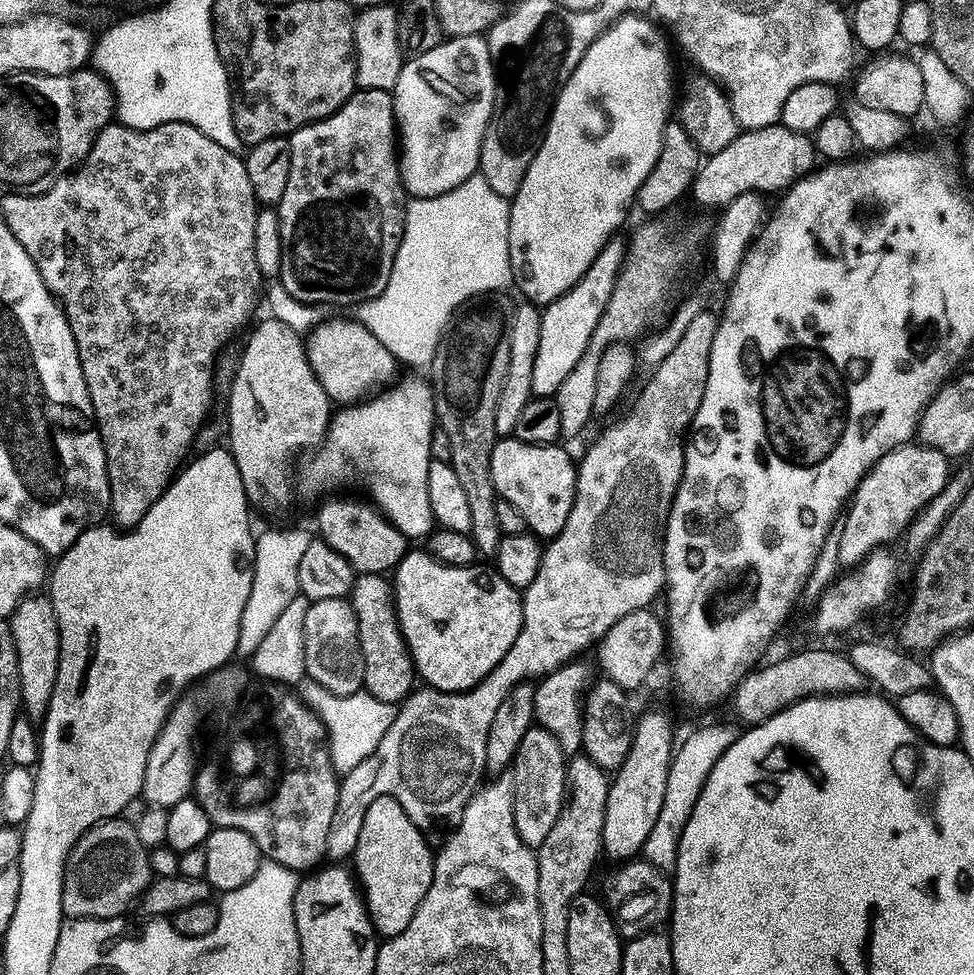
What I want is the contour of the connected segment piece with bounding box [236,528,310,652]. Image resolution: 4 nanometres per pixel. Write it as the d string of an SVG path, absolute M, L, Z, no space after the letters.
M280 528L277 532L264 532L261 536L259 533L255 537L256 557L251 592L243 607L242 618L239 619L237 651L244 652L247 646L247 650L252 650L262 642L286 605L299 594L298 562L302 562L302 553L309 539L309 533L304 533L300 528Z

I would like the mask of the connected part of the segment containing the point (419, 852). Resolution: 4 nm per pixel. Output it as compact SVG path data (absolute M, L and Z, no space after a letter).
M379 796L366 806L366 818L362 818L362 831L350 860L356 863L354 875L368 907L368 917L381 937L402 934L410 926L414 910L426 898L426 890L430 890L434 848L420 832L421 825L413 822L392 796Z

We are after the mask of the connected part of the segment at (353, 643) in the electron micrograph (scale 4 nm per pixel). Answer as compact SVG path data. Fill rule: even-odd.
M347 599L313 600L306 612L305 670L311 683L321 684L339 696L349 696L364 686L364 659L358 634L358 622Z

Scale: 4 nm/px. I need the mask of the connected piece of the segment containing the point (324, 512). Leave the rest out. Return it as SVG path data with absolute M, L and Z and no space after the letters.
M336 494L320 508L316 516L316 524L320 527L319 539L338 550L346 562L358 574L365 572L378 572L388 574L402 562L402 558L410 551L410 541L407 536L396 529L384 516L384 513L375 504L367 499L355 500L352 496Z

